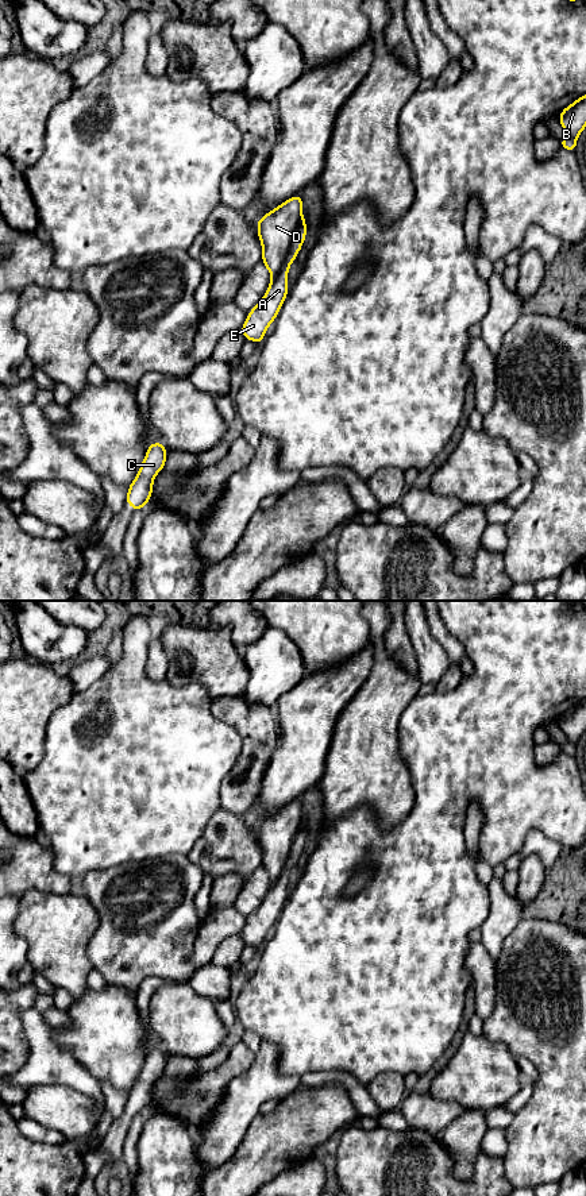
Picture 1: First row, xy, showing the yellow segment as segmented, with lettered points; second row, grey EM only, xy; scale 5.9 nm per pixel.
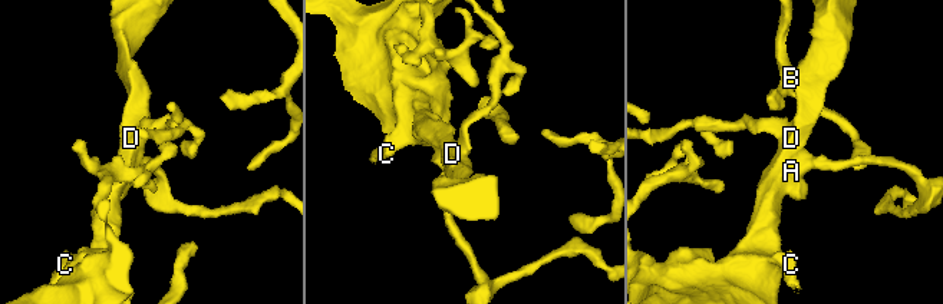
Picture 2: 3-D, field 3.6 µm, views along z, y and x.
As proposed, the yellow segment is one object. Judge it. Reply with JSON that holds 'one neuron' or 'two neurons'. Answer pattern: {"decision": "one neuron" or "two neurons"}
{"decision": "one neuron"}

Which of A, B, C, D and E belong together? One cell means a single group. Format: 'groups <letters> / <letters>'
groups A B C D E

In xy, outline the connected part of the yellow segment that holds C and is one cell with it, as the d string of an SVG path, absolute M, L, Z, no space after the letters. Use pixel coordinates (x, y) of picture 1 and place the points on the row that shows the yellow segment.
M161 441L150 444L135 479L128 486L126 497L126 504L130 504L134 512L144 509L150 501L155 475L165 468L165 463L166 447Z

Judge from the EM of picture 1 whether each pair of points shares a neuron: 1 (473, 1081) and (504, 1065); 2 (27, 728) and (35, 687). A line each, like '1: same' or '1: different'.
1: same
2: same

